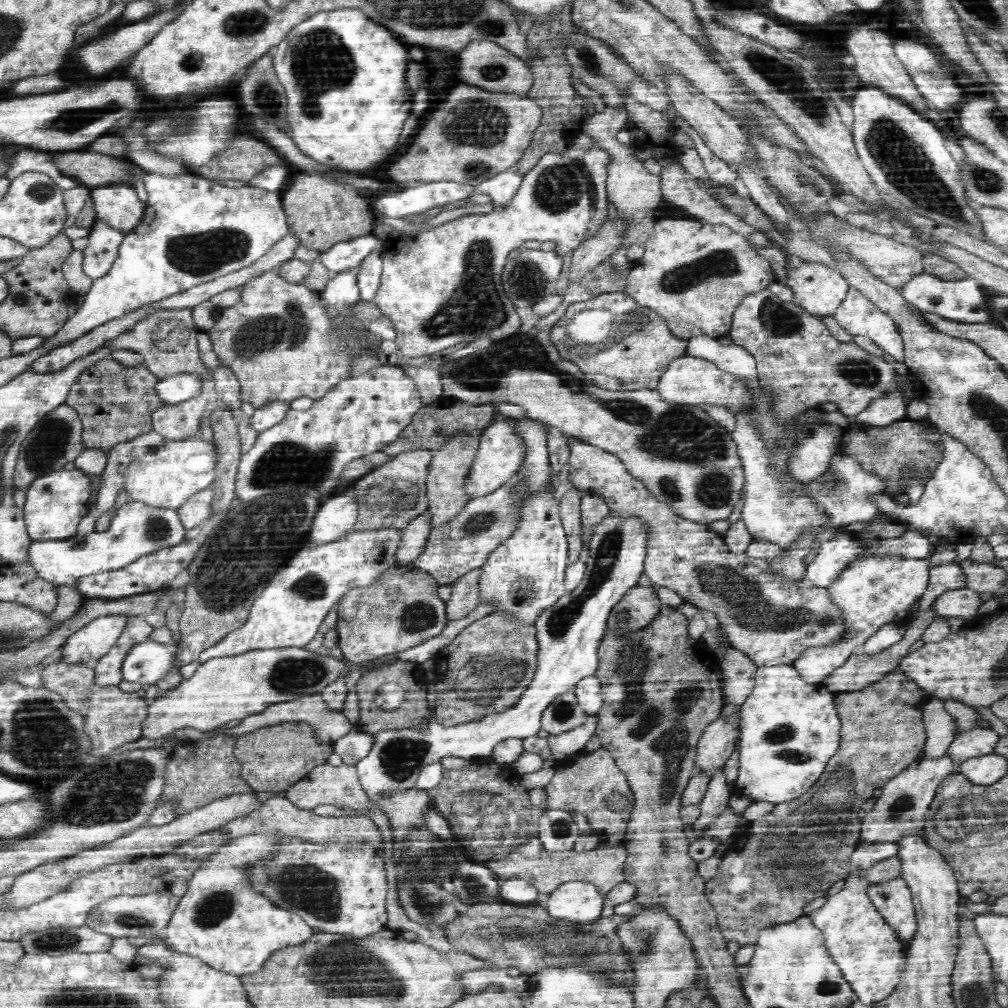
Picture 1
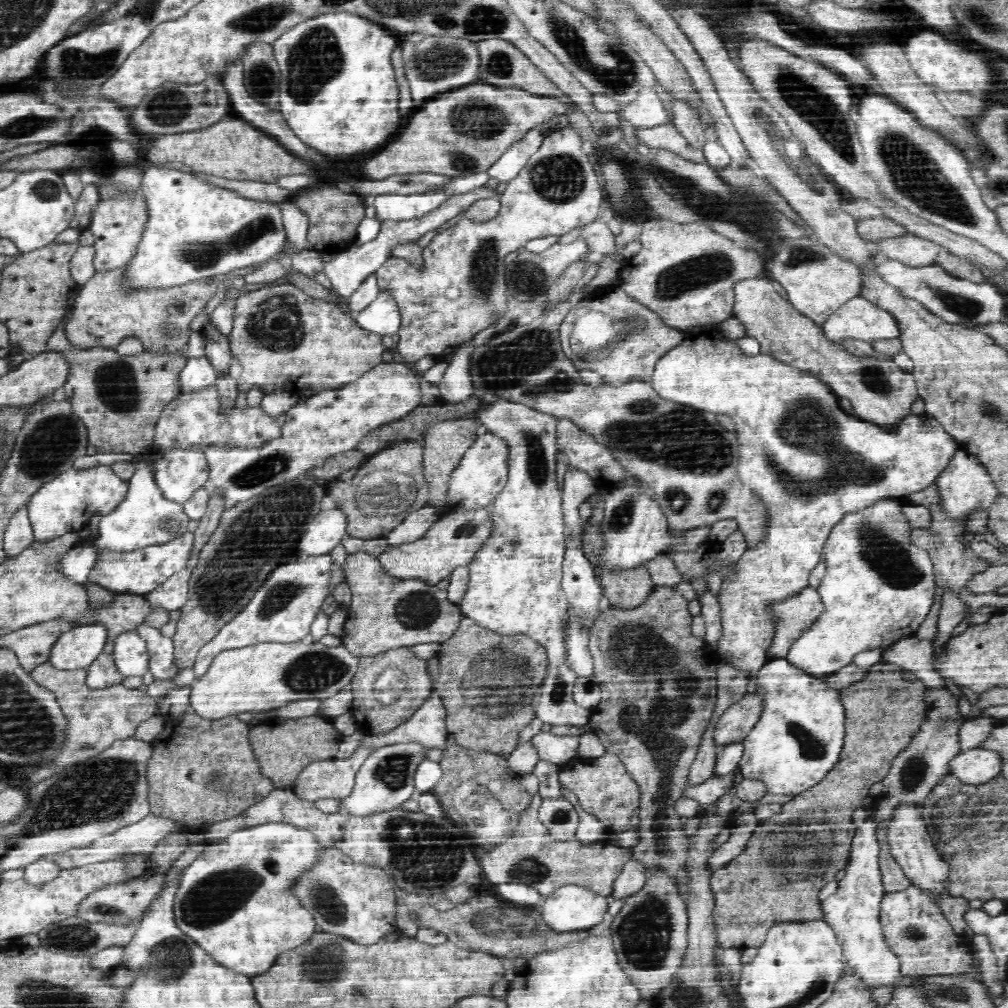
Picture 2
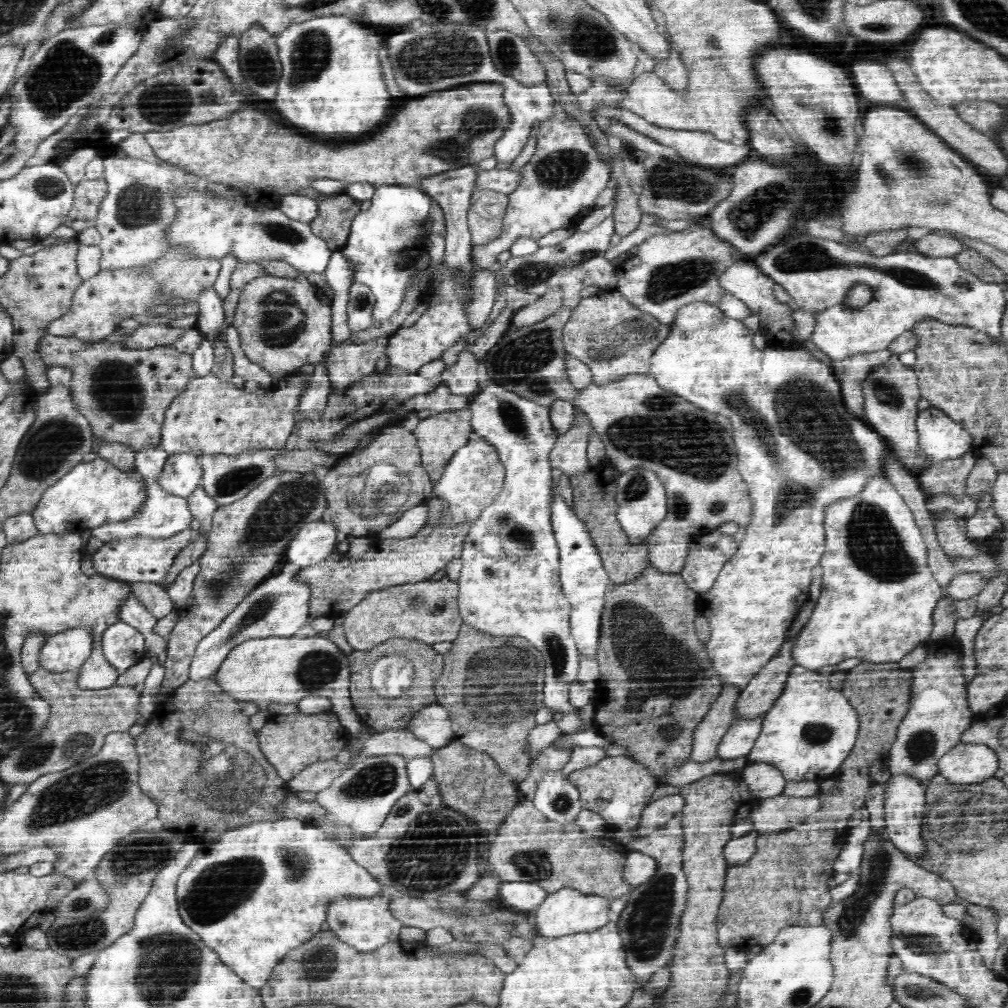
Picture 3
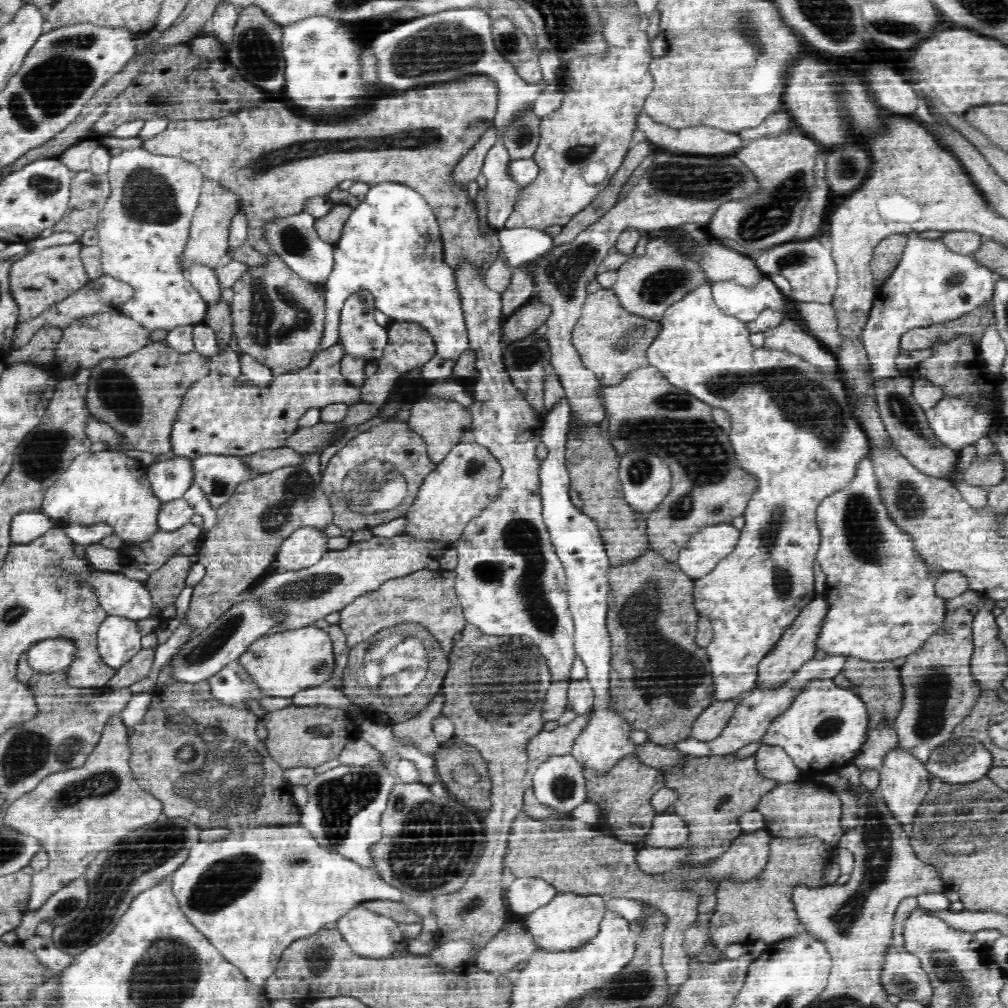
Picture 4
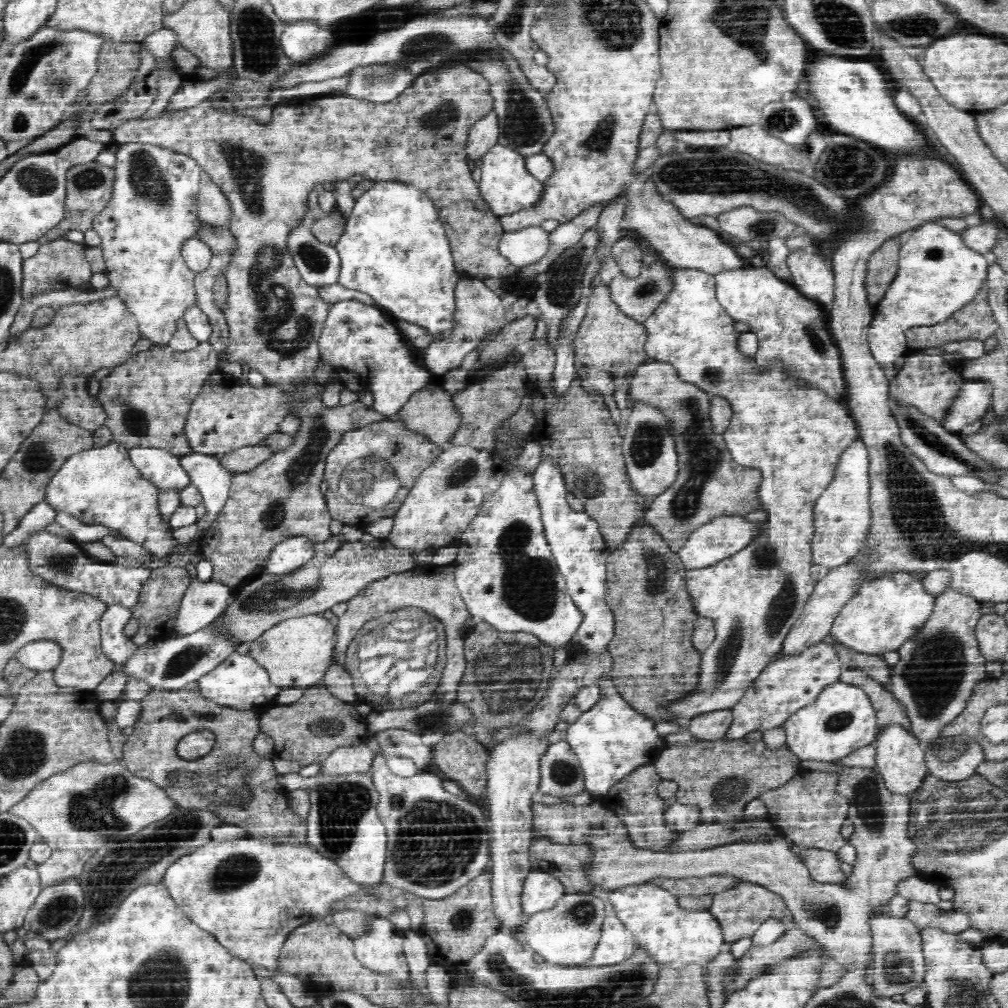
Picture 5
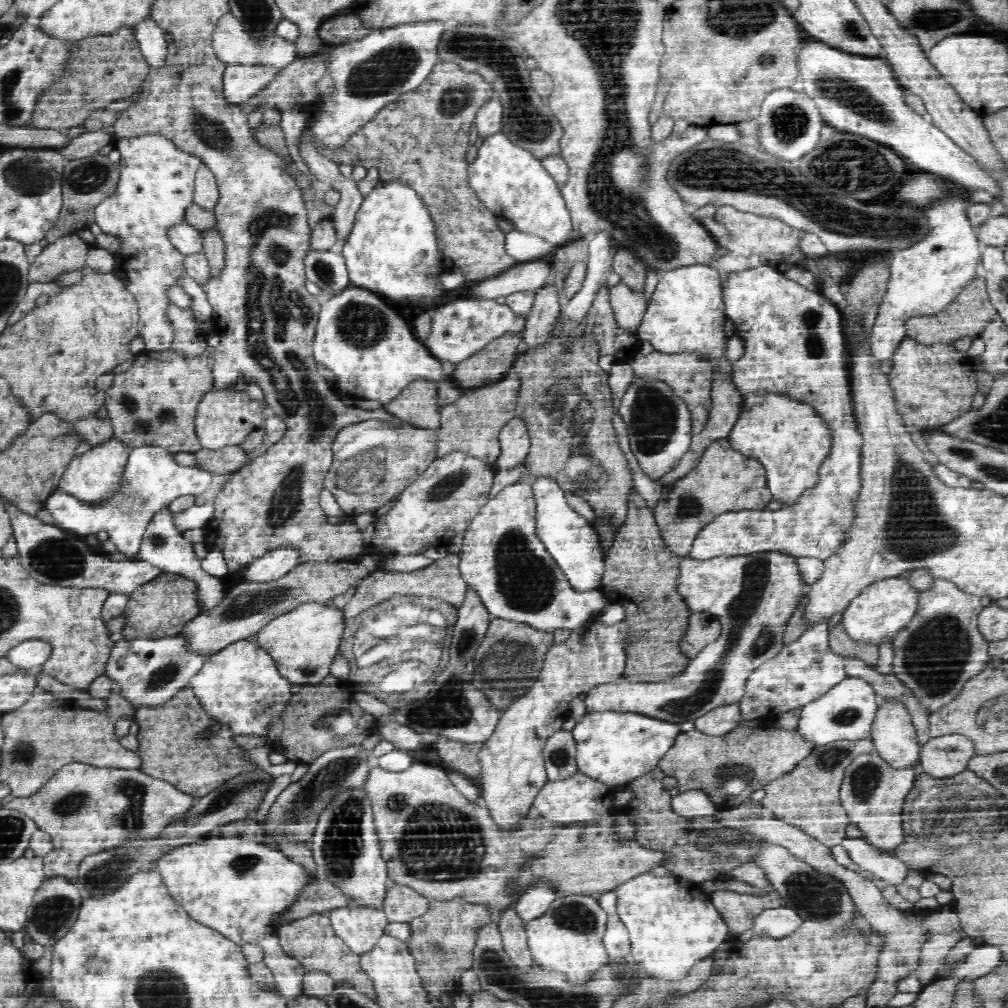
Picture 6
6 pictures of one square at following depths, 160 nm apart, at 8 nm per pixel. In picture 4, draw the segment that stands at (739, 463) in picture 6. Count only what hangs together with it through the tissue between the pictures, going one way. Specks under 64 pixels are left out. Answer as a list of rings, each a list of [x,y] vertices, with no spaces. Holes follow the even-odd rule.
[[[652,365],[629,372],[620,384],[599,390],[604,411],[608,418],[610,441],[620,457],[630,448],[650,448],[658,452],[672,474],[670,492],[647,516],[649,548],[660,552],[666,560],[677,561],[687,541],[706,526],[730,523],[736,516],[743,516],[749,500],[757,490],[758,478],[746,473],[737,464],[729,437],[714,423],[713,409],[681,387],[670,384],[666,377]]]

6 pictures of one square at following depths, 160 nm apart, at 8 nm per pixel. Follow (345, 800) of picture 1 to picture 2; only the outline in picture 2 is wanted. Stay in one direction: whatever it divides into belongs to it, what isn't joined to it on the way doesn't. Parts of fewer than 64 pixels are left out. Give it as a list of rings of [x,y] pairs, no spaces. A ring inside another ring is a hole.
[[[359,747],[346,759],[332,758],[309,764],[292,784],[293,791],[310,802],[350,796],[356,773],[374,749]]]

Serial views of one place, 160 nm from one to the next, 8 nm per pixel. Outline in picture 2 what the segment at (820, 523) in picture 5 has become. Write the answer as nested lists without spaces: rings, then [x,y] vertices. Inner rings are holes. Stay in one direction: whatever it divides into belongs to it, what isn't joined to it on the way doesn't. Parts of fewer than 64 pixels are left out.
[[[883,497],[868,508],[848,512],[834,525],[822,554],[828,570],[818,588],[815,588],[822,599],[822,616],[818,616],[818,620],[794,641],[786,656],[790,664],[806,674],[825,678],[852,663],[859,652],[878,650],[883,653],[901,638],[913,636],[918,631],[936,599],[936,576],[929,553],[908,540],[912,528],[900,514],[900,508],[898,497]]]

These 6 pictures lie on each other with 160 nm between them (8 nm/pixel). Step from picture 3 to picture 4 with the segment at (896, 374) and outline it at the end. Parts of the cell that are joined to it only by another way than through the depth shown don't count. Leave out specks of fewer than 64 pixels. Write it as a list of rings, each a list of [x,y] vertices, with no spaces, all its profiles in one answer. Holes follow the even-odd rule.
[[[902,371],[896,379],[877,379],[873,384],[873,394],[890,442],[914,468],[935,478],[948,479],[956,472],[956,466],[960,460],[959,451],[946,448],[942,445],[942,441],[938,441],[938,437],[934,436],[925,412],[913,398],[912,390],[910,390],[910,375],[906,371]]]

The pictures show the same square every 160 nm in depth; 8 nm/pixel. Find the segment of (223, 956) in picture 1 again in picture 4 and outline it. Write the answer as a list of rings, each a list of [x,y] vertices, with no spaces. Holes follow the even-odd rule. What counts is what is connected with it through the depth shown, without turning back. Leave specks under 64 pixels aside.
[[[298,823],[290,825],[290,828],[286,828],[286,826],[282,828],[278,828],[278,826],[252,828],[250,832],[234,832],[234,834],[230,834],[230,836],[226,836],[226,838],[222,838],[221,840],[197,842],[196,846],[193,846],[192,850],[190,850],[184,864],[173,872],[172,889],[186,919],[210,940],[210,944],[214,944],[214,946],[218,948],[218,952],[220,952],[226,960],[230,960],[230,964],[234,964],[236,968],[240,968],[242,974],[244,974],[248,980],[254,980],[254,984],[262,984],[262,986],[264,986],[266,980],[270,978],[270,974],[276,970],[276,964],[280,962],[280,956],[282,956],[282,952],[288,948],[288,944],[292,944],[292,942],[302,938],[307,938],[306,936],[316,934],[316,932],[324,928],[326,924],[337,923],[338,920],[346,916],[346,912],[350,912],[350,910],[359,903],[362,904],[366,901],[388,899],[409,906],[411,910],[414,910],[414,912],[420,916],[416,898],[394,888],[392,885],[388,885],[386,881],[380,880],[374,870],[374,868],[362,868],[360,864],[354,864],[354,861],[338,853],[334,853],[334,851],[329,851],[308,833],[306,827]]]

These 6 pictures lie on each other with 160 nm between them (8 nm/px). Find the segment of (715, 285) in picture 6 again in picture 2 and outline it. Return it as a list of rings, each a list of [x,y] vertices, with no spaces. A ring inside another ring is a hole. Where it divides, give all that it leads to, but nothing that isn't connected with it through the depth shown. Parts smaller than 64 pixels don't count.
[[[700,324],[687,329],[682,342],[656,362],[650,381],[662,399],[690,404],[734,420],[739,443],[739,480],[750,487],[767,509],[767,532],[763,540],[742,554],[734,572],[723,579],[717,597],[722,633],[715,654],[720,660],[746,671],[752,684],[758,672],[772,660],[767,655],[775,633],[769,602],[790,598],[809,585],[811,572],[816,565],[824,563],[824,544],[834,525],[848,512],[868,508],[883,497],[904,498],[912,492],[922,492],[950,464],[961,449],[960,443],[927,413],[917,416],[910,413],[893,431],[850,418],[842,412],[839,398],[820,376],[794,368],[769,354],[759,352],[757,356],[748,356],[737,347],[737,339],[720,334],[718,324]]]

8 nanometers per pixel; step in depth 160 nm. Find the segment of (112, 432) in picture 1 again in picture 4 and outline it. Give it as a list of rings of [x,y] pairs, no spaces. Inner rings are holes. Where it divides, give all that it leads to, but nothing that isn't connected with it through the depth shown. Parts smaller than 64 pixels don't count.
[[[44,326],[40,328],[32,340],[24,346],[15,348],[5,360],[5,364],[31,363],[38,367],[50,364],[54,357],[54,350],[58,342],[62,340],[62,329],[55,326]],[[164,340],[148,343],[144,348],[121,359],[101,360],[89,369],[91,377],[83,387],[87,413],[94,419],[108,424],[121,437],[120,449],[142,450],[159,455],[172,450],[174,422],[178,418],[186,391],[212,370],[212,364],[201,353],[195,350],[180,353]]]

